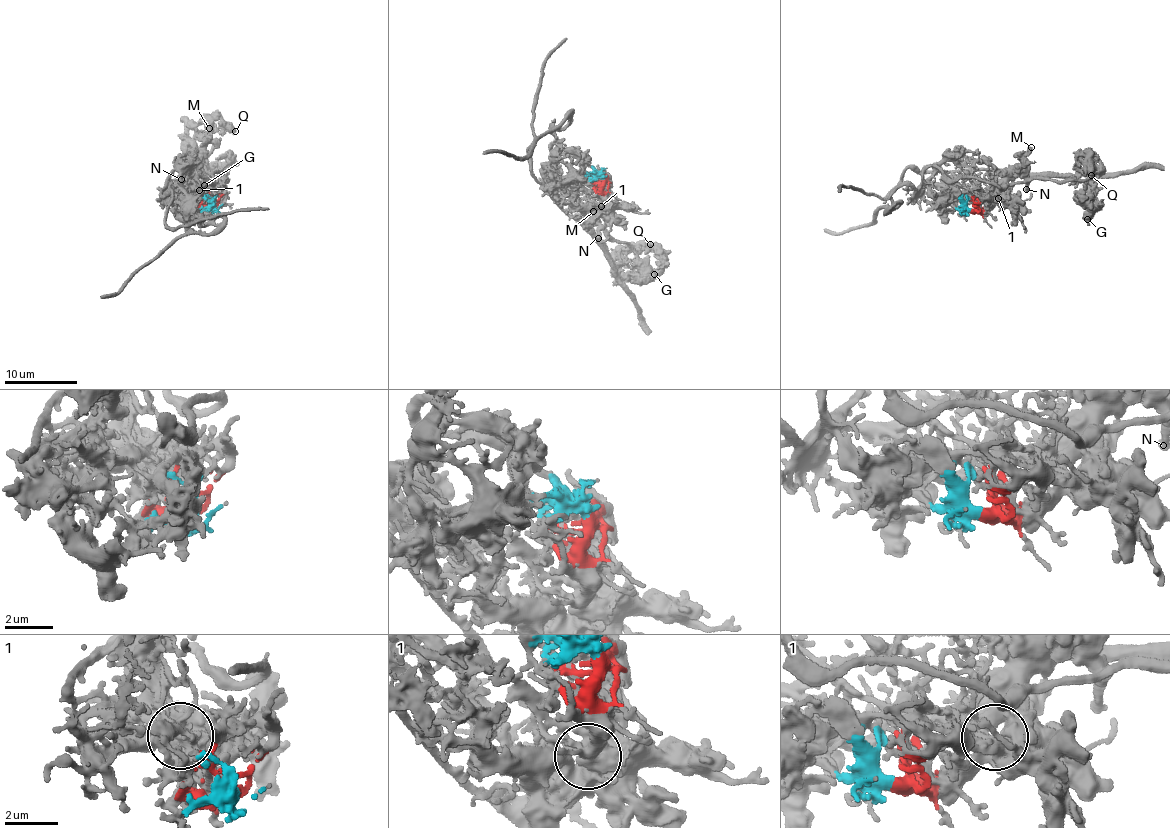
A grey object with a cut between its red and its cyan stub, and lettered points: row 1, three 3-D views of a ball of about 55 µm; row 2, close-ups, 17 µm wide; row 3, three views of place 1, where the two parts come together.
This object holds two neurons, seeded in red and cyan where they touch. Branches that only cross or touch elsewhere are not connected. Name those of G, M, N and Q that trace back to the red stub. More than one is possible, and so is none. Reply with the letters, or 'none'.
M, N

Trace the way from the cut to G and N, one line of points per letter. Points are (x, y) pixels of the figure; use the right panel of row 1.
G: (969, 209), (931, 189), (926, 169), (996, 187), (1098, 172), (1088, 219)
N: (969, 209), (985, 208), (995, 201), (1008, 180), (1016, 177), (1027, 180), (1026, 190)

